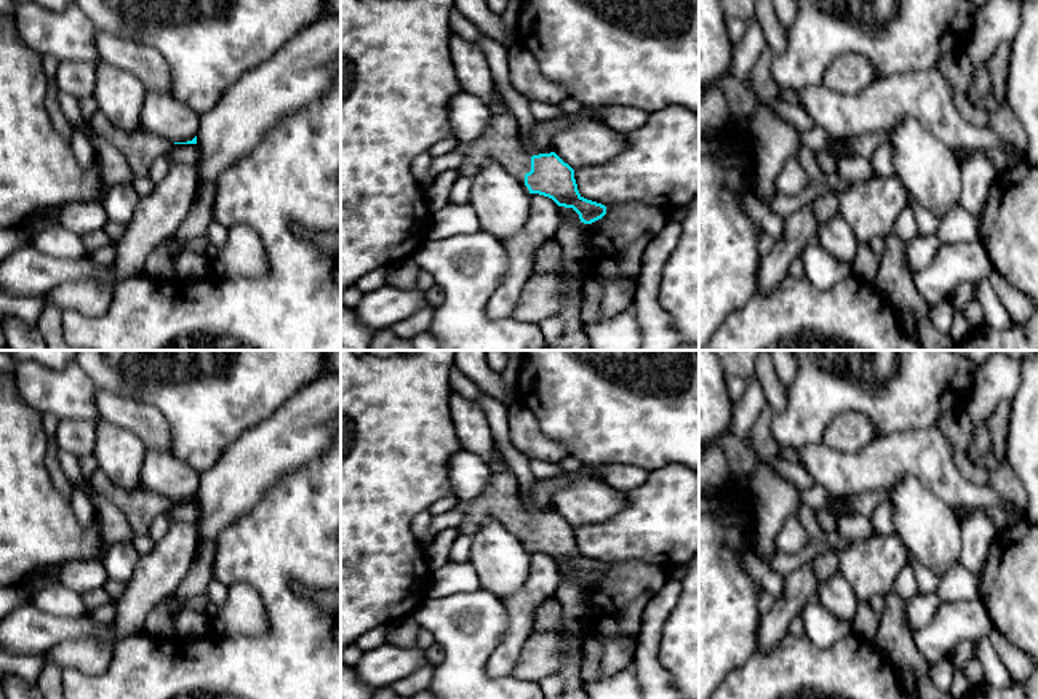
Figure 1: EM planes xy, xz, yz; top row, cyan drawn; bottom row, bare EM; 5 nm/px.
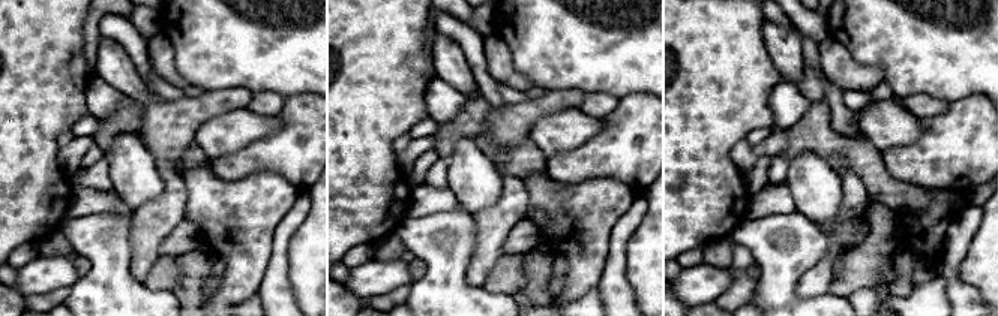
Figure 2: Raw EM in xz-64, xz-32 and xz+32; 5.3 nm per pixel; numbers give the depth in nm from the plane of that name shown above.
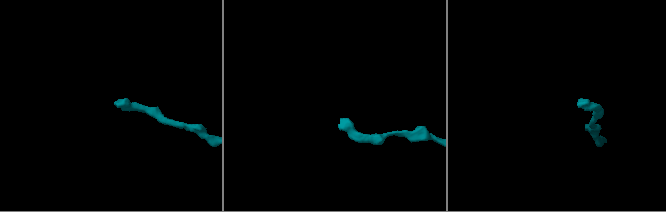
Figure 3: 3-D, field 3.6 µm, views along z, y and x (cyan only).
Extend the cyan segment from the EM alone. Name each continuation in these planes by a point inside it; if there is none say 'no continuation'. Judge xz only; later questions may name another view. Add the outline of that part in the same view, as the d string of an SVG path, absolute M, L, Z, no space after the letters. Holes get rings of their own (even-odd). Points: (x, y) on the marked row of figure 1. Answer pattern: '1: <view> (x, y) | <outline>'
1: xz (499, 143) | M512 114L493 115L489 125L477 139L459 144L464 155L459 173L472 178L486 162L496 162L525 182L525 174L531 171L533 155L521 147L518 136L520 125Z

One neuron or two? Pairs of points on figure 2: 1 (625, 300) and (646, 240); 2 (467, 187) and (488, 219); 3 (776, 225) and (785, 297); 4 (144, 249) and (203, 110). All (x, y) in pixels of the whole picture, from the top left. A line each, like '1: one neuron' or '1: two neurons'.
1: two neurons
2: two neurons
3: one neuron
4: one neuron

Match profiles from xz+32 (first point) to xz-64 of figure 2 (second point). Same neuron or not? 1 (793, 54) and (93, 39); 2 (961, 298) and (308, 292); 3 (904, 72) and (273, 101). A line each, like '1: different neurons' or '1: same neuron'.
1: different neurons
2: different neurons
3: different neurons

